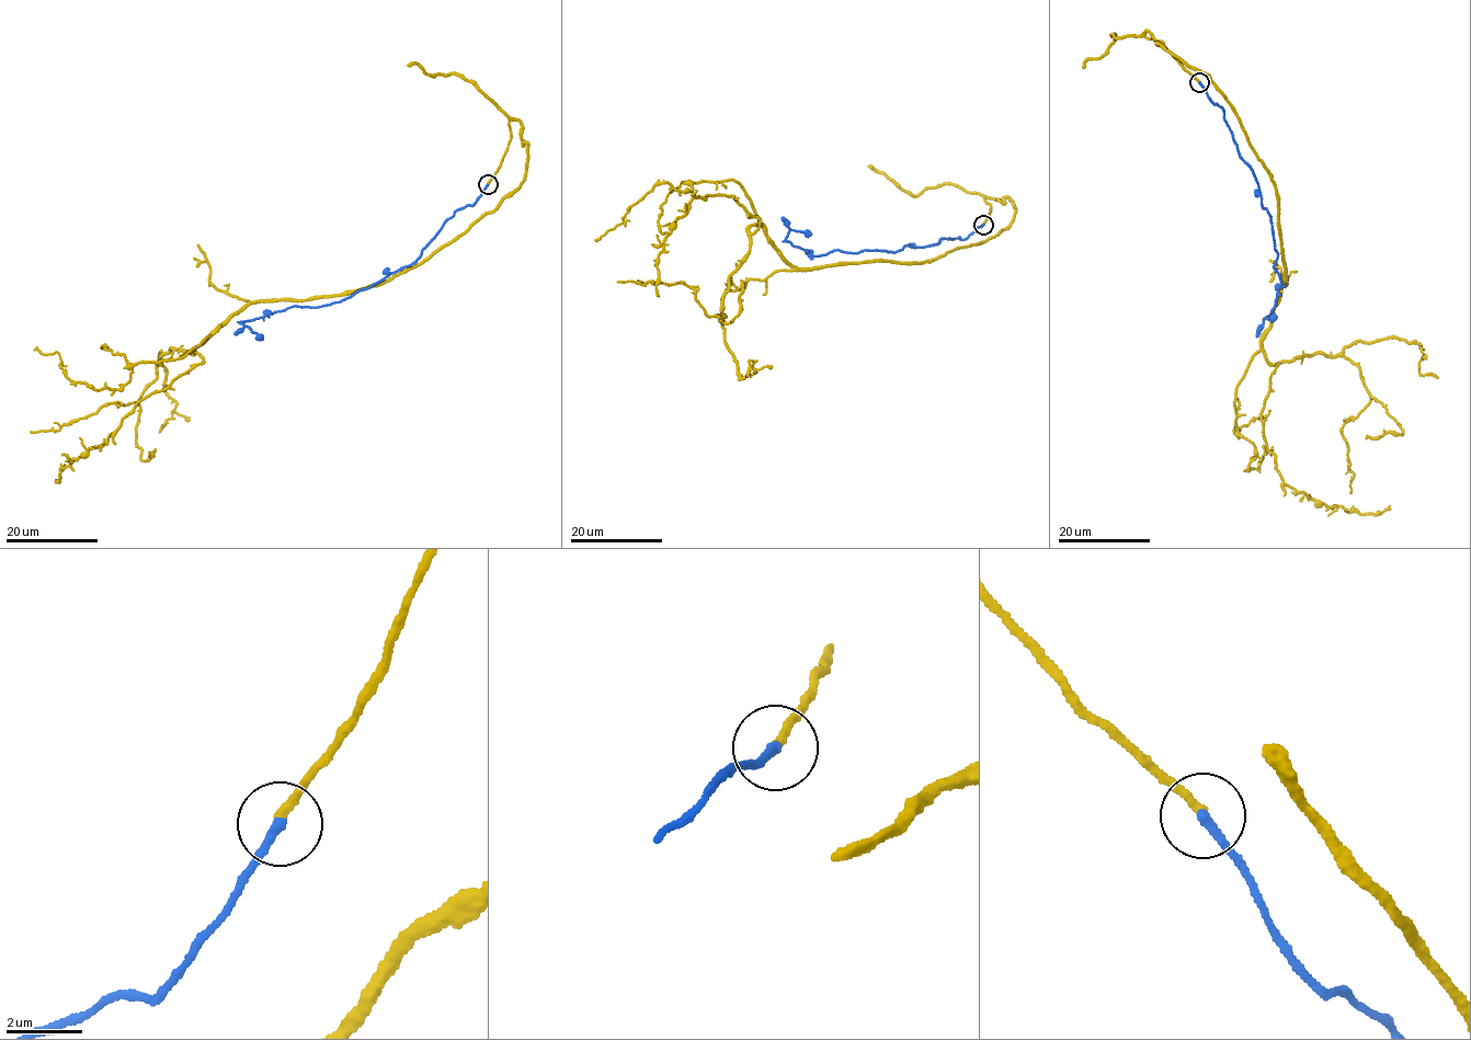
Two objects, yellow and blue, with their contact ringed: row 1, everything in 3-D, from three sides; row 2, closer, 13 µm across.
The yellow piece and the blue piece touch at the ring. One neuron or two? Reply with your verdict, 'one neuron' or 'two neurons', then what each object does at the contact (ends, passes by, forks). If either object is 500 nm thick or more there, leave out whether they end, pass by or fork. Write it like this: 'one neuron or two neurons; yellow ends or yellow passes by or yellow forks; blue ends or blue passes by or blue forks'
one neuron; yellow ends; blue ends

